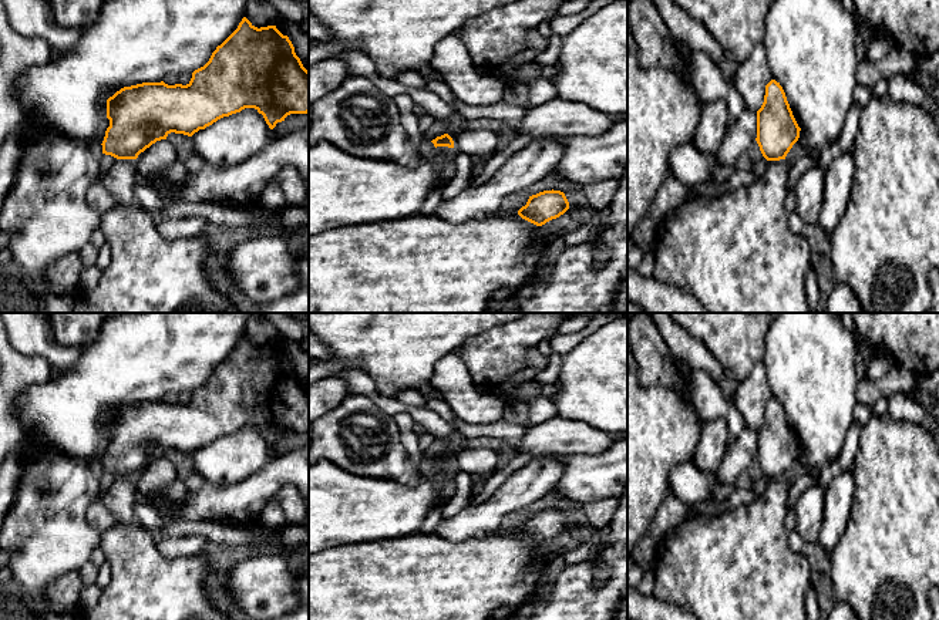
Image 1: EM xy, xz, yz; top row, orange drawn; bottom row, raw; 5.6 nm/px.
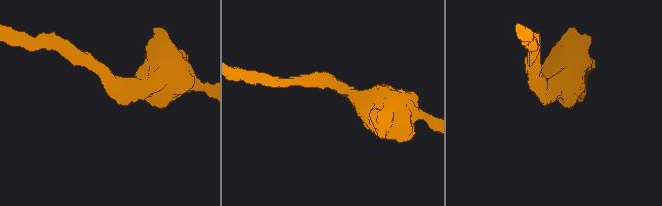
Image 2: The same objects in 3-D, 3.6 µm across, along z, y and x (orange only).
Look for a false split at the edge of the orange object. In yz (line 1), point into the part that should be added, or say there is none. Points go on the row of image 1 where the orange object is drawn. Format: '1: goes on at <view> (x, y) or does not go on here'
1: does not go on here

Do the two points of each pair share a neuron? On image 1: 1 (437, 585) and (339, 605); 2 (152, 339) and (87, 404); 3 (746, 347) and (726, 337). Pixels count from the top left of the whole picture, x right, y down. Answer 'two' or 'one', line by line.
1: one
2: one
3: one

